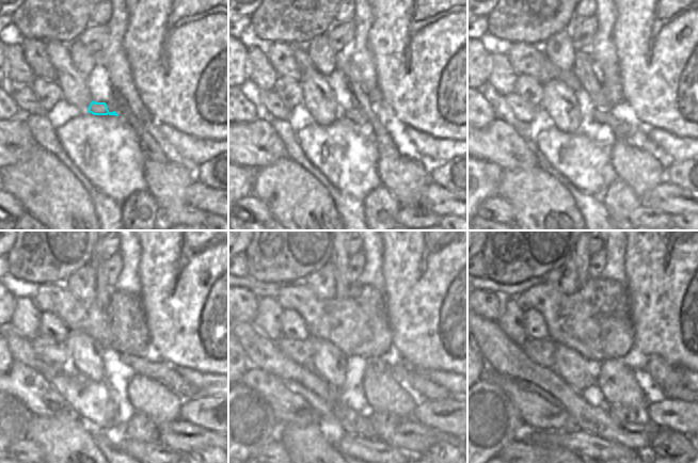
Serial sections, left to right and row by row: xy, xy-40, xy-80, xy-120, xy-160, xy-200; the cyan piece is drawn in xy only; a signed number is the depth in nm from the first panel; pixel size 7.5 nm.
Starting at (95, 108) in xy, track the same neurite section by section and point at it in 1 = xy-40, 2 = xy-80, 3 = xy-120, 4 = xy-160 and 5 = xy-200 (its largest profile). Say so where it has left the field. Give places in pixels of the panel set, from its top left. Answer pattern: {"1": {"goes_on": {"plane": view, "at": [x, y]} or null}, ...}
{"1": {"goes_on": {"plane": "xy-40", "at": [357, 117]}}, "2": {"goes_on": {"plane": "xy-80", "at": [621, 130]}}, "3": {"goes_on": {"plane": "xy-120", "at": [163, 372]}}, "4": {"goes_on": {"plane": "xy-160", "at": [418, 380]}}, "5": {"goes_on": {"plane": "xy-200", "at": [682, 393]}}}

